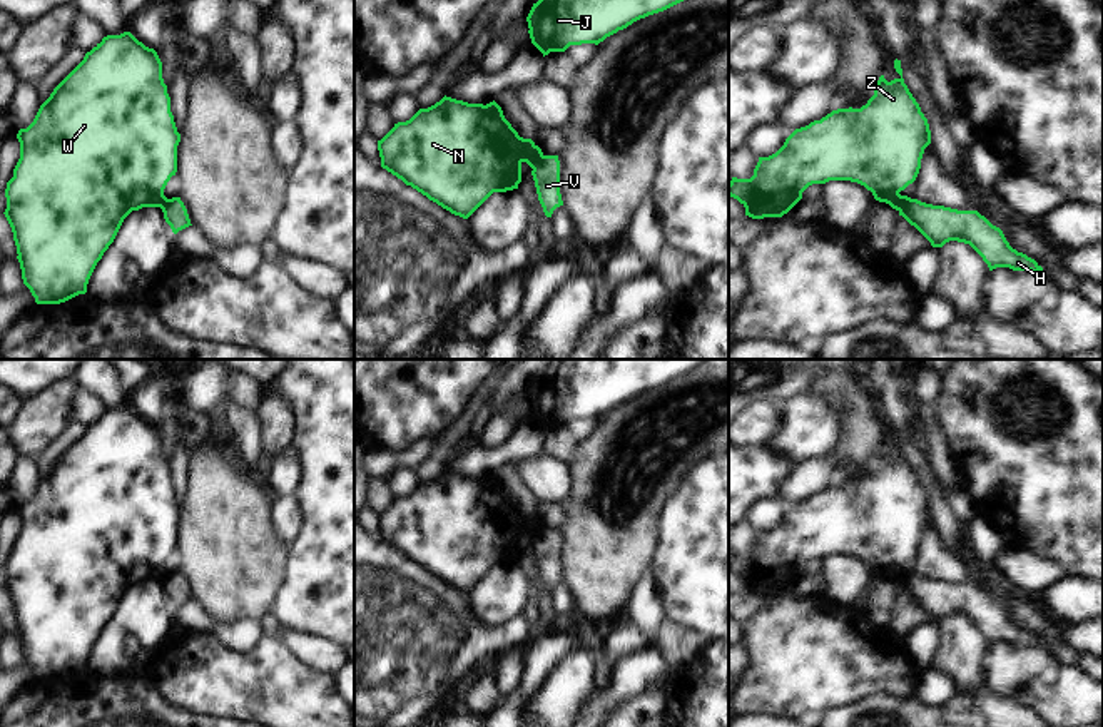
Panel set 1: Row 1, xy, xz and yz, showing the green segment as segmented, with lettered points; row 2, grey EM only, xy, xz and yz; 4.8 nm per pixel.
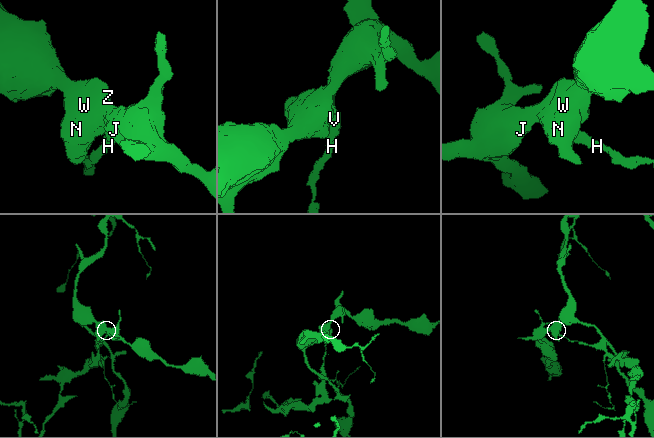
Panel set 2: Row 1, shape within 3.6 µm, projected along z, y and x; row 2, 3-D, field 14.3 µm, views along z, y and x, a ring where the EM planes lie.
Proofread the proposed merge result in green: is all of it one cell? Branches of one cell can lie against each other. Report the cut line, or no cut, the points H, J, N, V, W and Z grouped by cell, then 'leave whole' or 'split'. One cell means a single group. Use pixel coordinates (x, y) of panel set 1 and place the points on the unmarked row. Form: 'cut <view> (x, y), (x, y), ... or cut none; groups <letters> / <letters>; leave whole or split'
cut yz (911, 574), (898, 584); groups H V / J N W Z; split

